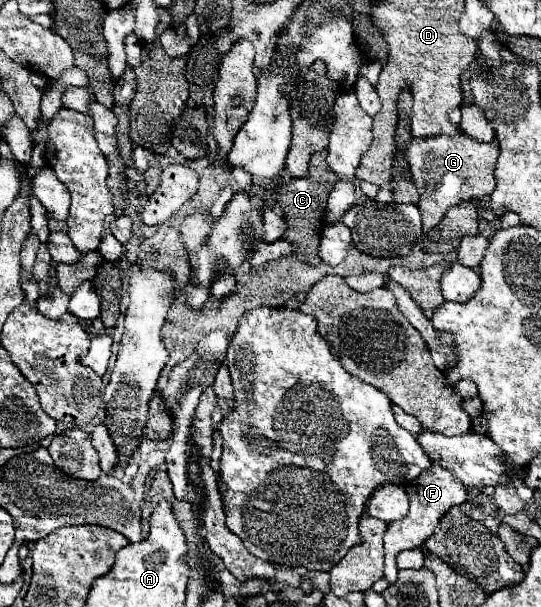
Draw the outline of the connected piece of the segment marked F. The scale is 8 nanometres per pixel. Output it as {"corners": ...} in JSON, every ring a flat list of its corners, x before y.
{"corners":[[432,466,430,470,422,472,412,482,412,486,406,486,406,492,410,496,410,512,408,512,408,516,402,518,402,520,390,522,388,530,384,534,384,552,386,552,384,578,388,580,388,584,396,582,396,556,398,556,398,552,422,546,426,542,426,538,434,532,440,516,446,510,450,510,452,506,466,502,466,498,468,498,466,496,466,488,460,482,456,482,456,478,448,470,444,470,440,466]]}

